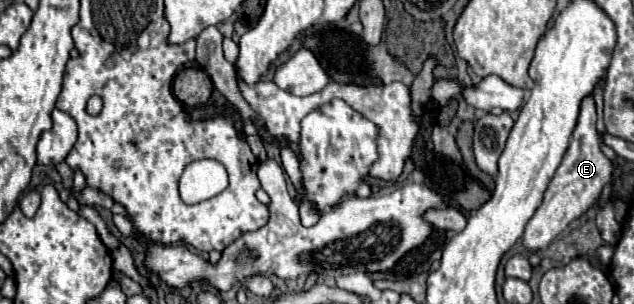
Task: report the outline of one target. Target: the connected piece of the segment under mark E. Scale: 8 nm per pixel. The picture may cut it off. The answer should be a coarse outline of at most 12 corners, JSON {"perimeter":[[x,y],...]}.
{"perimeter":[[584,98],[572,142],[526,224],[546,250],[612,178],[596,106]]}

